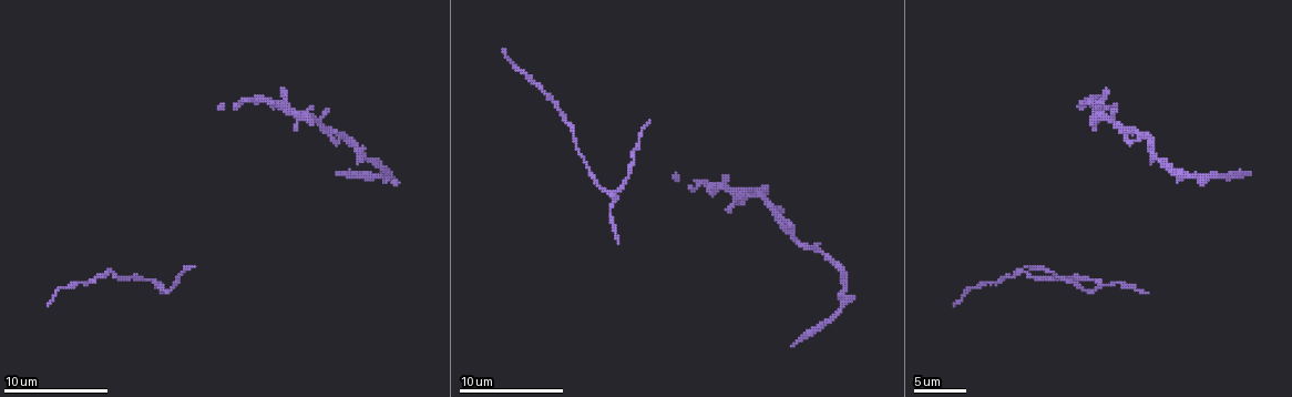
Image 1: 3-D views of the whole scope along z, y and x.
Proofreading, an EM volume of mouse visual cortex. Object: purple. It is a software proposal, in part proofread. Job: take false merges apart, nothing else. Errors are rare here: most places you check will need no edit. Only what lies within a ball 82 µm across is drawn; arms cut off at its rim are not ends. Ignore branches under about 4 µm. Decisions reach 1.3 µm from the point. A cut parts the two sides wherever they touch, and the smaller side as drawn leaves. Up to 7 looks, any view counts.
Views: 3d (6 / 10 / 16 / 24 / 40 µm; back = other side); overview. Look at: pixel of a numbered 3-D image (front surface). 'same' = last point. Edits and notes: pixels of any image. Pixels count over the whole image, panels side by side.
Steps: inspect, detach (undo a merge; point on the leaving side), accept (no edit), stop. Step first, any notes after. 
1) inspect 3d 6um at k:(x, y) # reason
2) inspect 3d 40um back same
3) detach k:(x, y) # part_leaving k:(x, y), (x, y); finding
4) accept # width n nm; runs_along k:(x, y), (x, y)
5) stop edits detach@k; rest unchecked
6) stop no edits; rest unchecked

inspect 3d 10um at 1:(613, 198) # arms part here

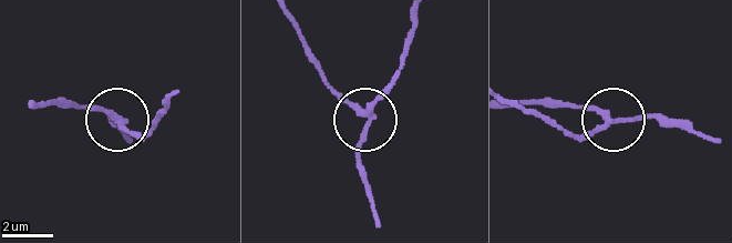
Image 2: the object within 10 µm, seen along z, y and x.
detach 2:(360, 150) # width 200 nm; part_leaving 2:(367, 111), (401, 62), (415, 18); a second cell is stuck on

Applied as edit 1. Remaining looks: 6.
inspect 3d 6um at 1:(586, 163)

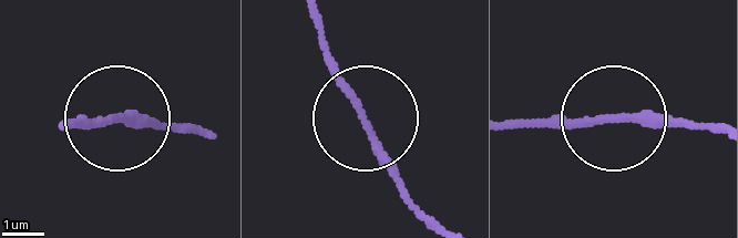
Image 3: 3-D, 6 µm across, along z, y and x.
accept # width 180 nm; continuous, no second cell

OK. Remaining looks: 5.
inspect 3d 16um at 1:(844, 303) # small branch off a trunk

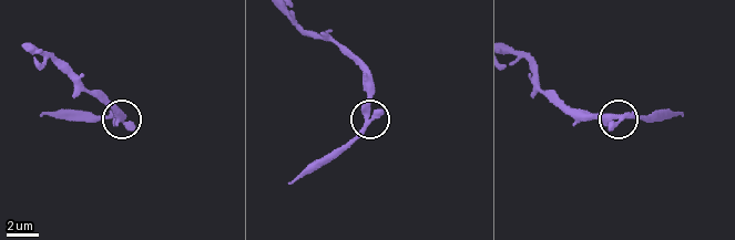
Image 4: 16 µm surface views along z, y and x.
accept # runs_along 4:(512, 50), (527, 62), (537, 83), (572, 114), (650, 120); continuous, no second cell

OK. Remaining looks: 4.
stop edits detach@2; rest unchecked

